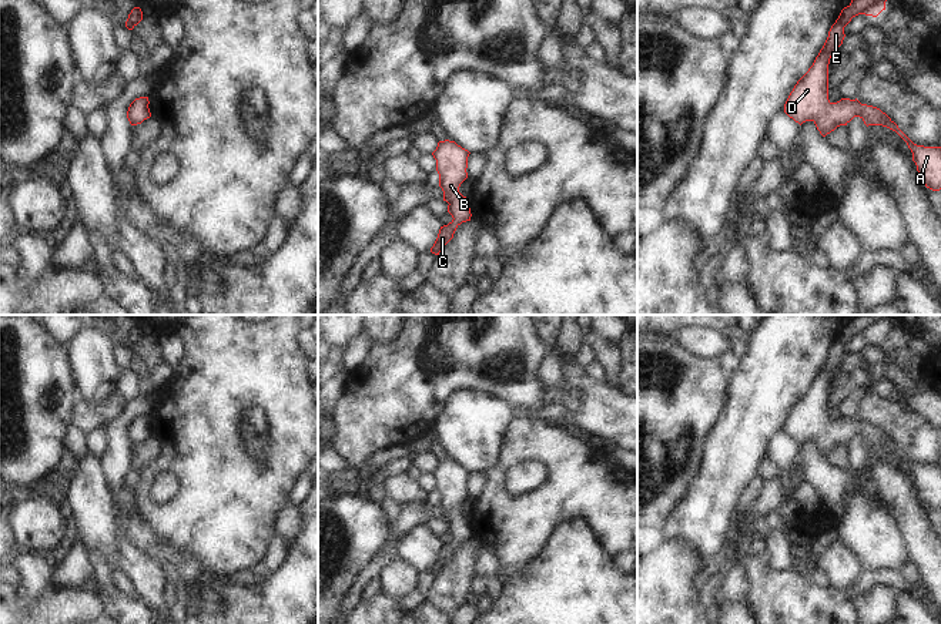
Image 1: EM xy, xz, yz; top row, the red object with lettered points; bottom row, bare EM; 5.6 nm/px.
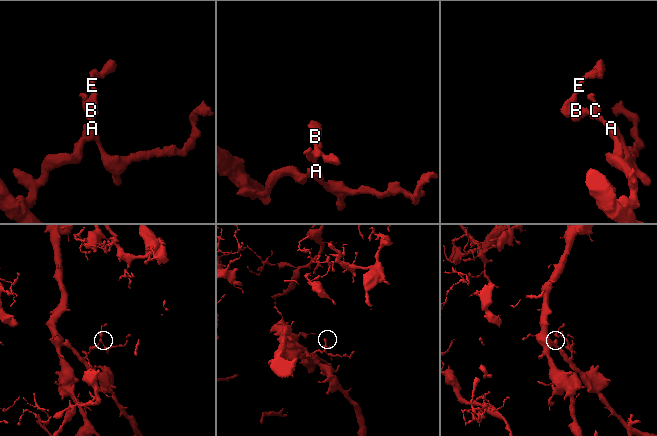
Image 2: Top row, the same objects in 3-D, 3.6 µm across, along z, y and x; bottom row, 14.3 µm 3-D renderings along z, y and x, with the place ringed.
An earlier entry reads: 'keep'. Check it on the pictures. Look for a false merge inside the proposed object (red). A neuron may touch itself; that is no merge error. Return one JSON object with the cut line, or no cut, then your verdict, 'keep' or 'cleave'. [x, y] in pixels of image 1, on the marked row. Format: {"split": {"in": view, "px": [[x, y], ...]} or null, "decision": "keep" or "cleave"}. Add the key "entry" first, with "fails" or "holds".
{"entry": "holds", "split": null, "decision": "keep"}

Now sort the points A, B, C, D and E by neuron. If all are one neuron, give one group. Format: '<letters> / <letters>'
A B C D E

